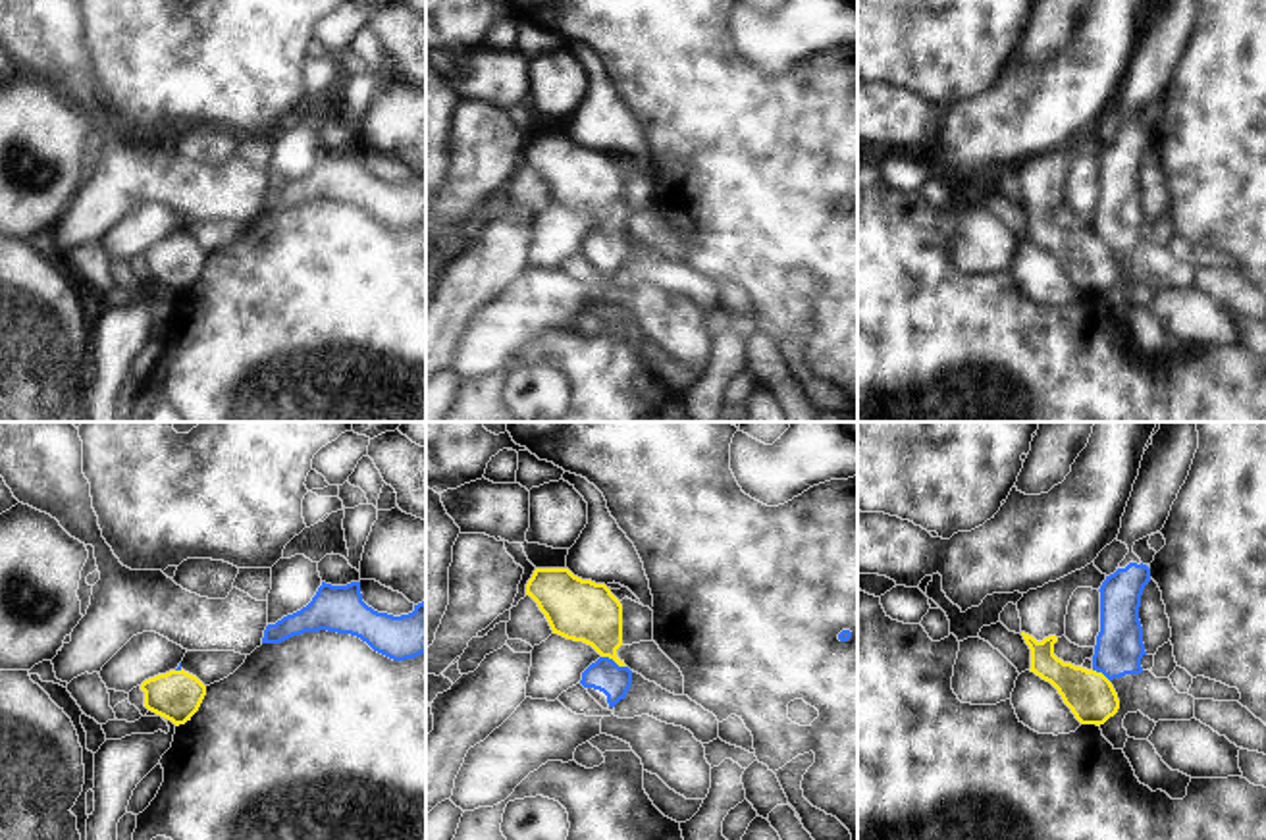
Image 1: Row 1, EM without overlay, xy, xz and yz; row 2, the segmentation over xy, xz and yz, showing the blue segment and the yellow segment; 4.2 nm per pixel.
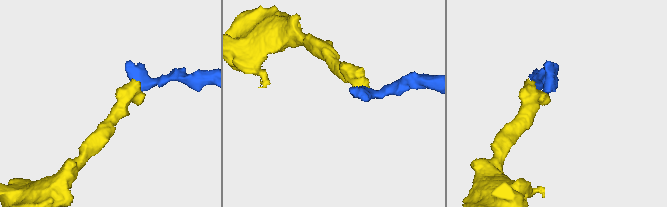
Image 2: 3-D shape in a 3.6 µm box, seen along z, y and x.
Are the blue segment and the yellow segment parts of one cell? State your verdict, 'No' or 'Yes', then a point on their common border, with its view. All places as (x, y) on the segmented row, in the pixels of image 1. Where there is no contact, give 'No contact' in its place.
No. Touches blue at xz (613, 661)

